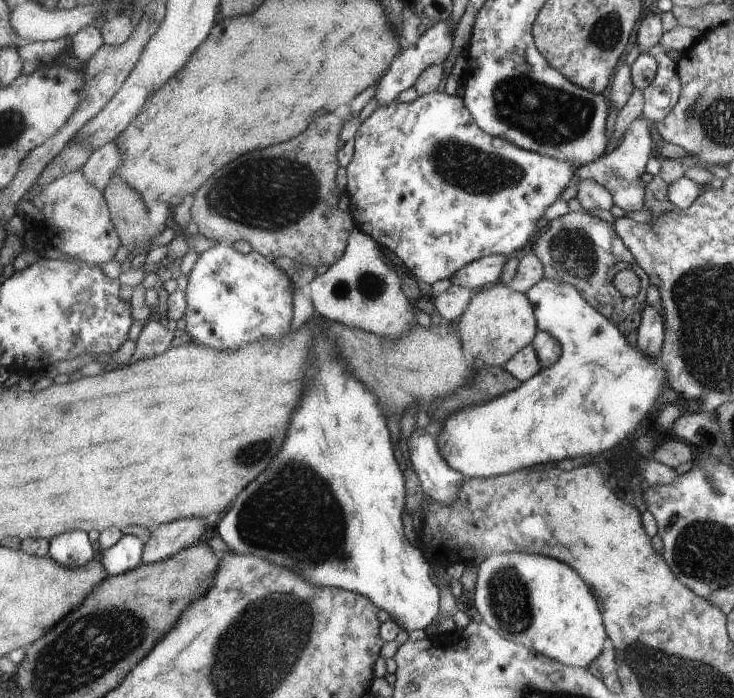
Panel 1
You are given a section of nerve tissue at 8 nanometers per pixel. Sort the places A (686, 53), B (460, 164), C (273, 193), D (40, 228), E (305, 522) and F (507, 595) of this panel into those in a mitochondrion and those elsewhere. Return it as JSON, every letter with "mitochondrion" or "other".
{"A":"other","B":"mitochondrion","C":"mitochondrion","D":"other","E":"mitochondrion","F":"mitochondrion"}

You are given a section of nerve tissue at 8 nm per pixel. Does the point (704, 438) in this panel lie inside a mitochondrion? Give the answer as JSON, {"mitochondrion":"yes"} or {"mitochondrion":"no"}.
{"mitochondrion":"yes"}

